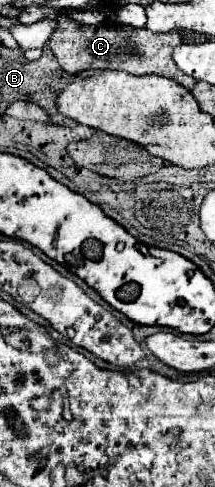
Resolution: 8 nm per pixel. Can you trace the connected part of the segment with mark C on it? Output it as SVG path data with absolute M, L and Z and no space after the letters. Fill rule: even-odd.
M58 18L58 30L54 38L50 40L50 48L54 56L58 58L60 66L68 74L78 74L82 68L82 62L86 62L88 68L112 68L112 70L124 70L134 76L146 76L152 74L152 60L164 60L170 58L170 64L176 66L172 60L172 50L182 42L180 34L154 34L150 30L134 30L124 32L120 28L112 26L82 26L78 22L72 22L68 18ZM142 62L142 72L132 72L132 66Z

